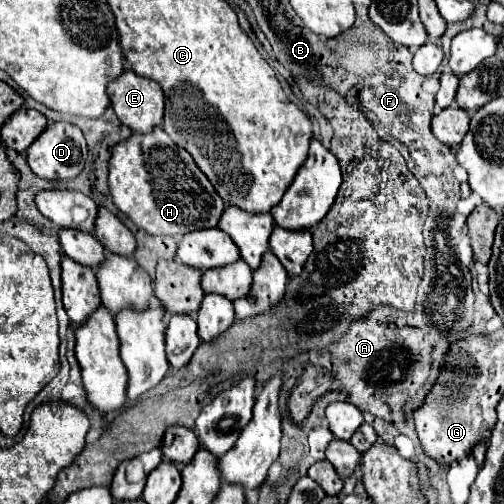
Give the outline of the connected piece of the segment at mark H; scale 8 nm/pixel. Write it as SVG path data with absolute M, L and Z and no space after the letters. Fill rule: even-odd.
M154 126L154 130L148 134L134 132L130 138L118 142L112 148L112 156L108 160L108 182L110 182L110 194L114 198L114 204L138 228L144 228L148 234L184 236L194 230L214 228L224 210L222 198L218 196L218 192L214 190L206 174L196 166L194 158L184 148L176 146L160 126Z

